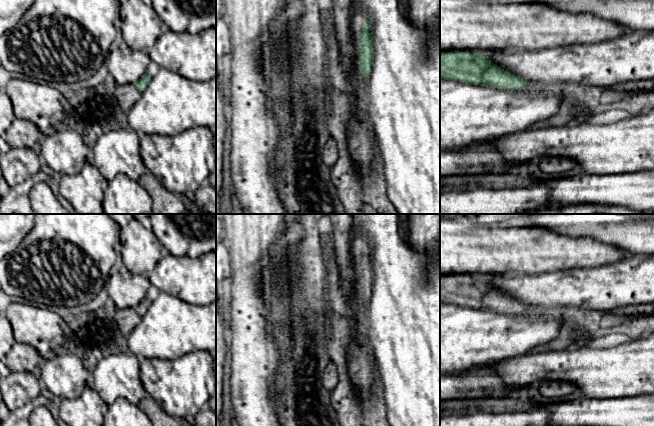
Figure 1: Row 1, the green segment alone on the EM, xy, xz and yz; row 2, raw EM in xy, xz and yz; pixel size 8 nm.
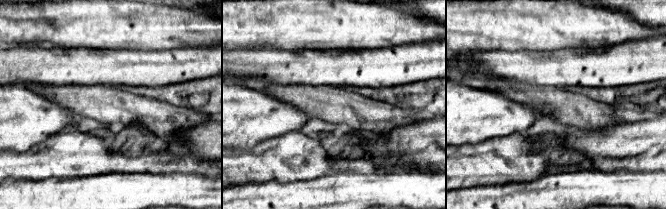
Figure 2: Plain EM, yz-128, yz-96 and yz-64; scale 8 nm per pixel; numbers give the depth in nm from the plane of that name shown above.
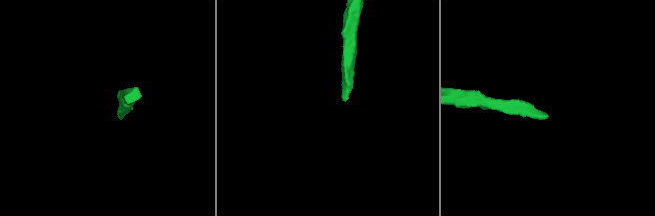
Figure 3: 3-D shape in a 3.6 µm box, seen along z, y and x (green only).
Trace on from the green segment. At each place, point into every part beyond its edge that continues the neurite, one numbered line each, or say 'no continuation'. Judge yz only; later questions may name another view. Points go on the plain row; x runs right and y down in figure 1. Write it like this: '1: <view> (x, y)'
no continuation

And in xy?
1: xy (127, 319)

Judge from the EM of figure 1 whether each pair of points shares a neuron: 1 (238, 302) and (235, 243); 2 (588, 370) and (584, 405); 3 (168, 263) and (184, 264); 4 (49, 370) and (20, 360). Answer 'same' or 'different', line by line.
1: same
2: different
3: same
4: different

